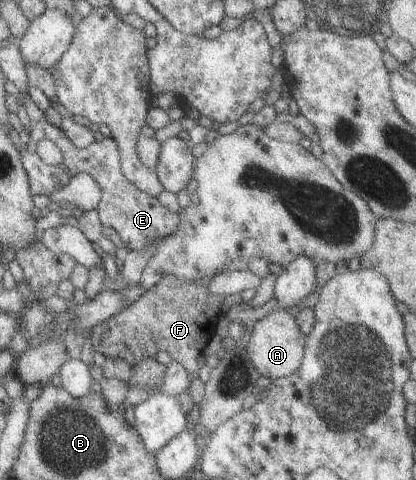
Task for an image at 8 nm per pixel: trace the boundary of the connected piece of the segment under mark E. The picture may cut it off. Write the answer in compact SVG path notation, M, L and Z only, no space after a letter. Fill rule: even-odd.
M18 94L19 102L24 106L30 120L29 143L24 150L20 149L20 160L28 176L30 192L46 194L50 196L54 191L62 190L78 173L90 174L101 188L101 201L98 202L97 211L103 227L108 226L116 230L122 242L126 244L126 250L146 250L148 246L154 246L154 242L172 234L179 224L177 213L168 210L158 202L158 198L138 190L122 174L120 154L116 142L112 137L104 137L100 142L94 141L86 148L74 146L66 133L46 120L45 112L38 109L30 94ZM50 139L62 151L63 160L60 164L50 165L42 162L36 154L36 147L40 140Z

